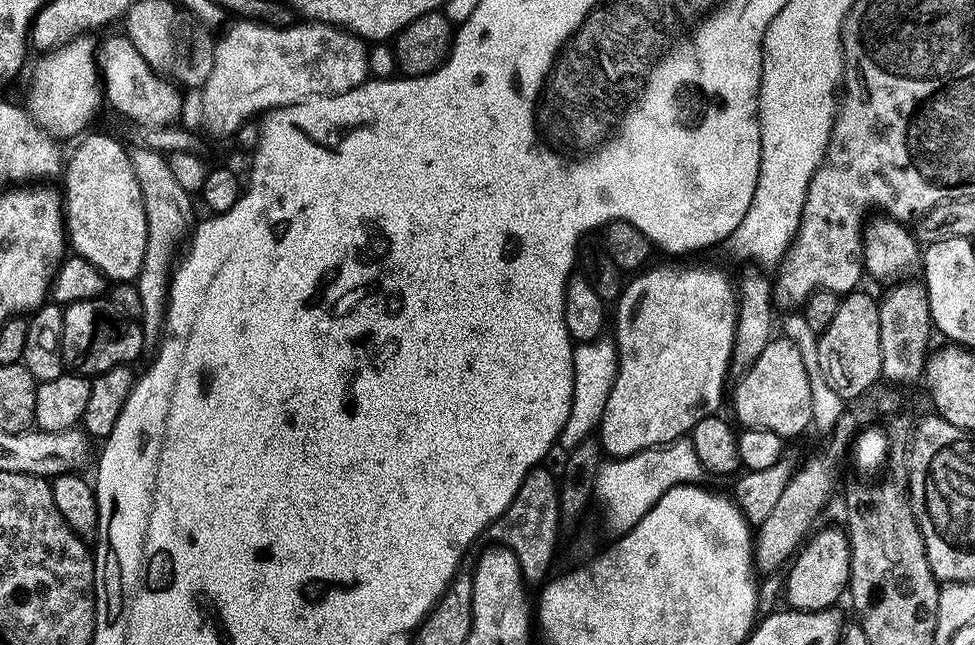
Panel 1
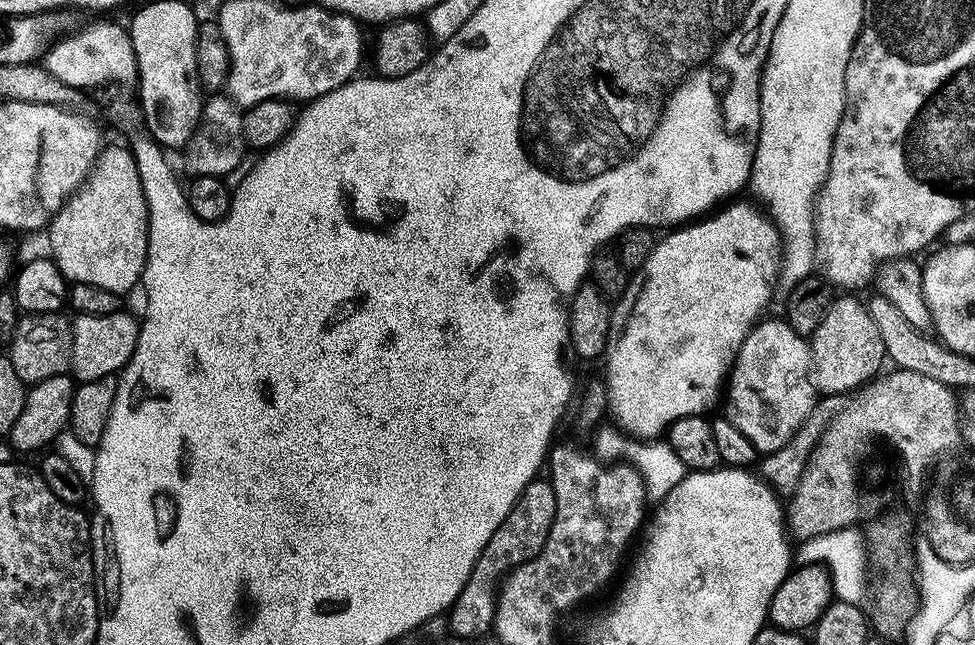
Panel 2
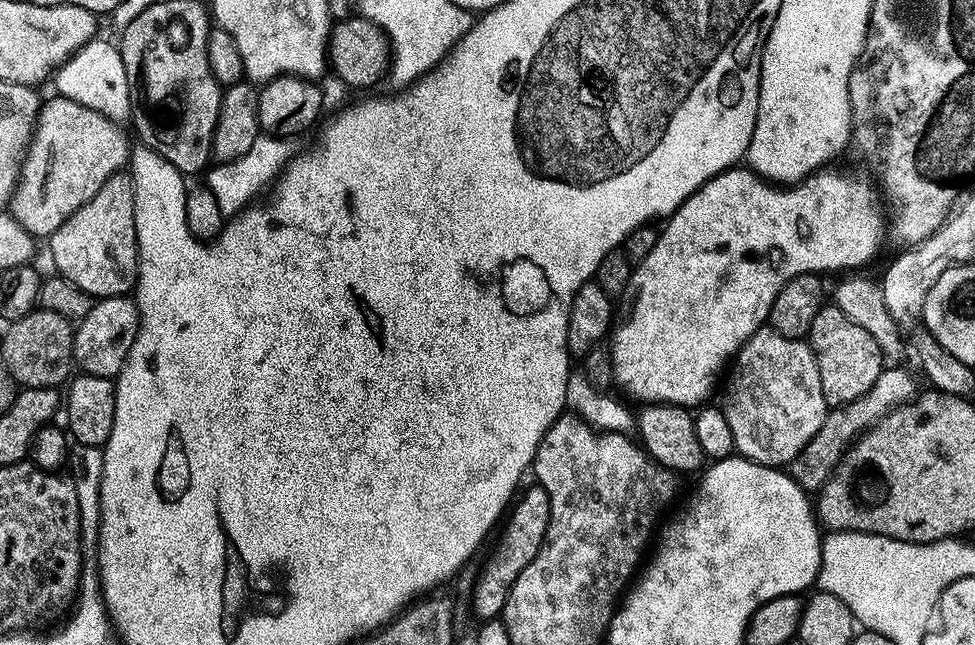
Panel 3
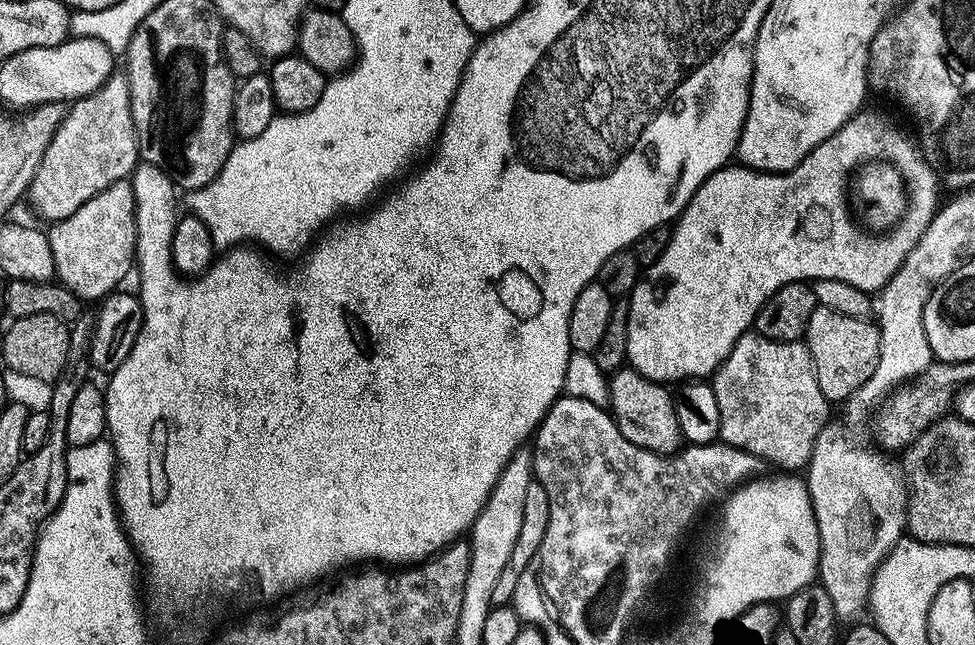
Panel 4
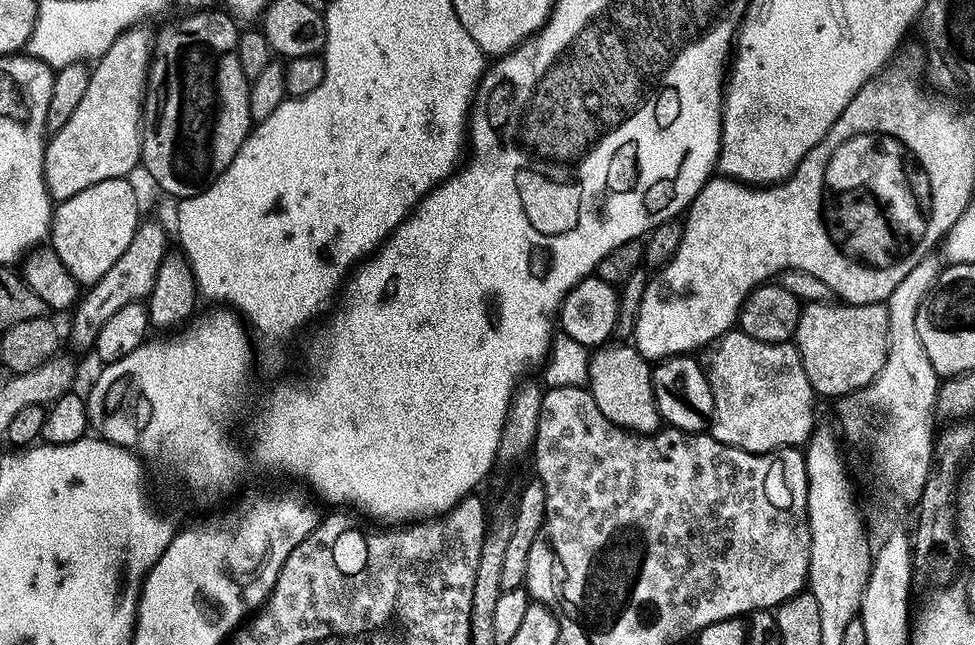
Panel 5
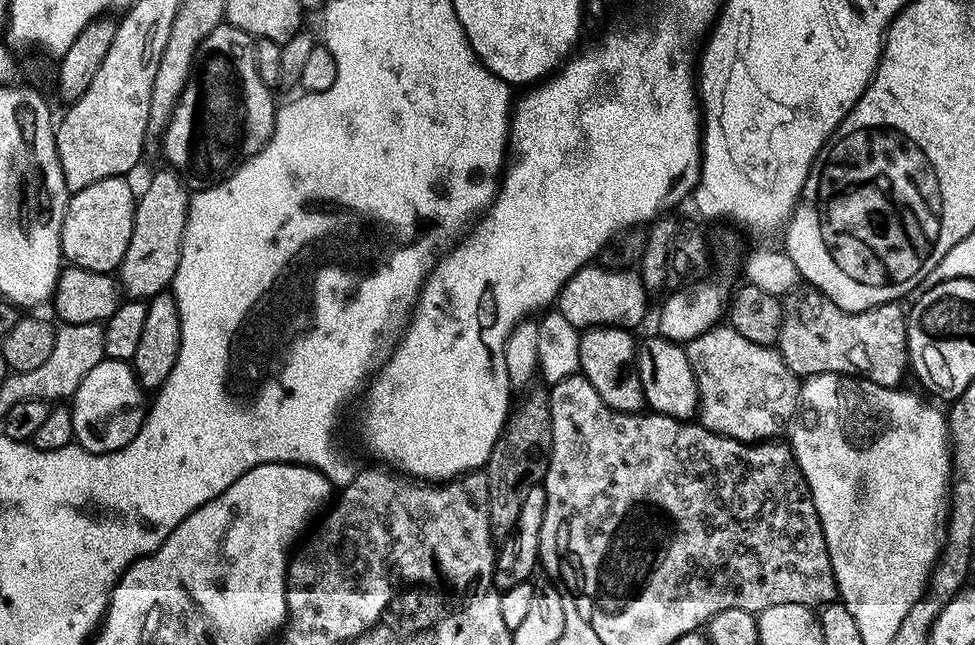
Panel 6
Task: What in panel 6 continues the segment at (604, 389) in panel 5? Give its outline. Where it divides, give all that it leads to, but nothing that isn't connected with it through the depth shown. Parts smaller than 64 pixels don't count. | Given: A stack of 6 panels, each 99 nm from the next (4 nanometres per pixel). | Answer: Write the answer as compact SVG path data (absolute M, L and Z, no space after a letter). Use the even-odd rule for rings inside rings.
M603 328L585 329L579 340L579 364L581 375L586 377L602 402L606 402L611 409L619 412L640 412L645 407L644 391L642 382L636 373L636 349L638 347L637 337L632 337L633 333L626 328Z

